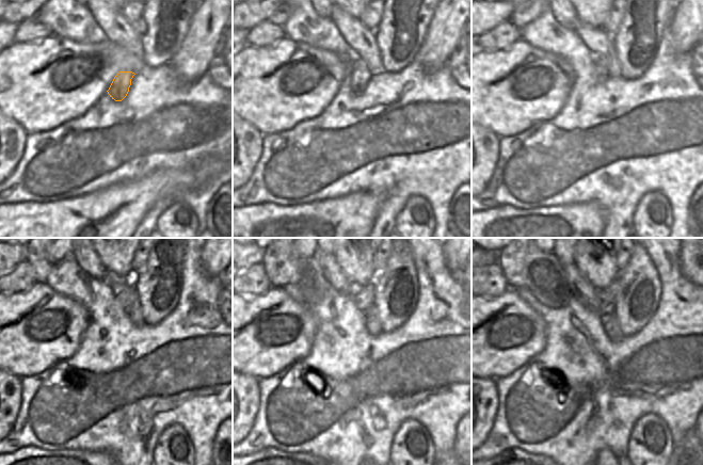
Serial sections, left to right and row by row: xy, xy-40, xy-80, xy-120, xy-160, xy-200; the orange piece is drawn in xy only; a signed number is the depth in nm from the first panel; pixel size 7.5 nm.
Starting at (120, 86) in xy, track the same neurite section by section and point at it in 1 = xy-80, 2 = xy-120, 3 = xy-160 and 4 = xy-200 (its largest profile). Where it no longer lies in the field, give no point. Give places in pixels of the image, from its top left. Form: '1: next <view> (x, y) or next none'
1: next xy-80 (598, 61)
2: next xy-120 (125, 297)
3: next xy-160 (364, 297)
4: next xy-200 (606, 298)

